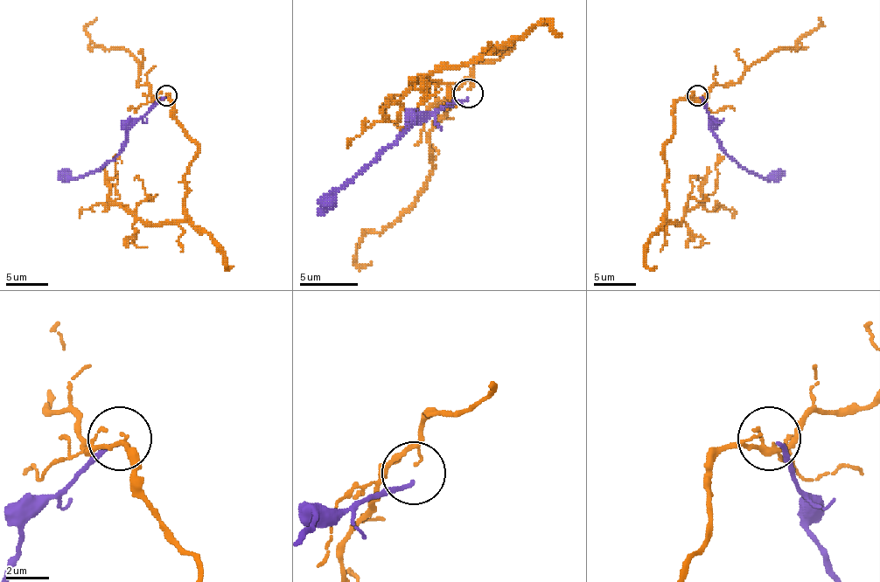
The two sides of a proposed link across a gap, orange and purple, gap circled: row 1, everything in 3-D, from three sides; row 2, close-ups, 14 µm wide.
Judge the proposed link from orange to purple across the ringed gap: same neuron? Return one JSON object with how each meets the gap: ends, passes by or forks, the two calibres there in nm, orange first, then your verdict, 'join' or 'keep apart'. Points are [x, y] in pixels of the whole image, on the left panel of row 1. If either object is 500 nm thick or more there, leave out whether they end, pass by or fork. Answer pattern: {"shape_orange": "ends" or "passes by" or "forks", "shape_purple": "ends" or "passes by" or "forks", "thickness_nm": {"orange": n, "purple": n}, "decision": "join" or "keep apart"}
{"shape_orange": "ends", "shape_purple": "ends", "thickness_nm": {"orange": 100, "purple": 170}, "decision": "keep apart"}

